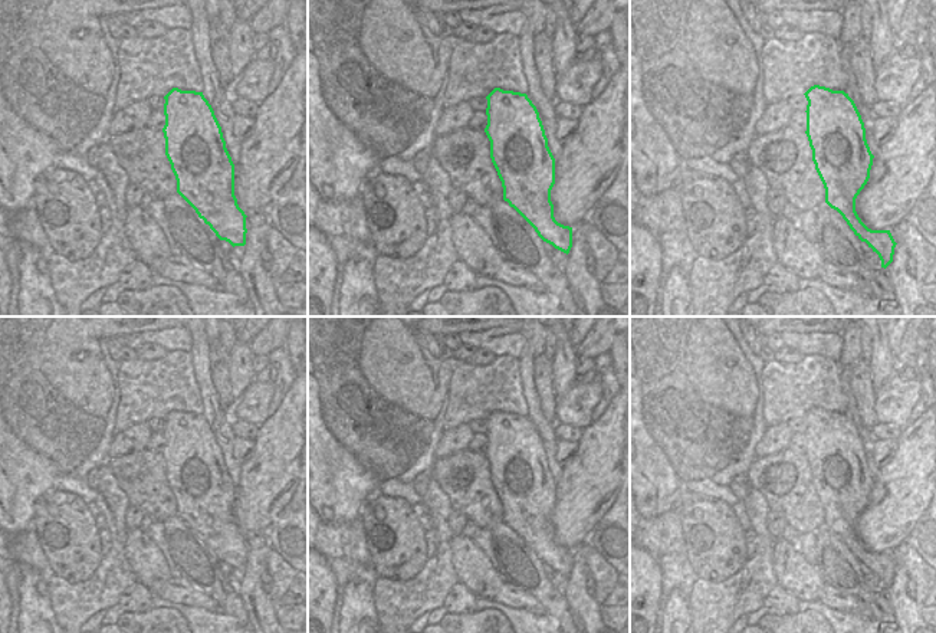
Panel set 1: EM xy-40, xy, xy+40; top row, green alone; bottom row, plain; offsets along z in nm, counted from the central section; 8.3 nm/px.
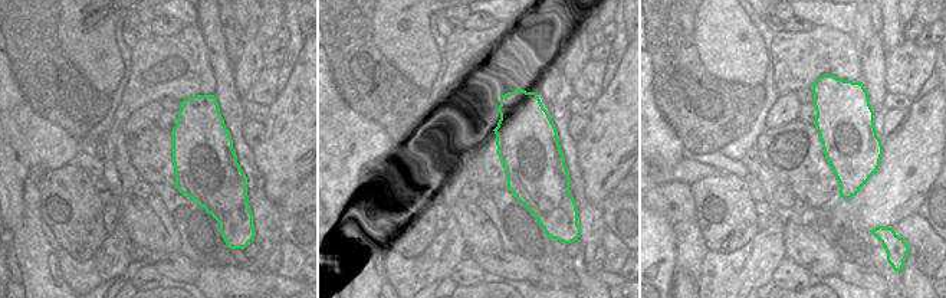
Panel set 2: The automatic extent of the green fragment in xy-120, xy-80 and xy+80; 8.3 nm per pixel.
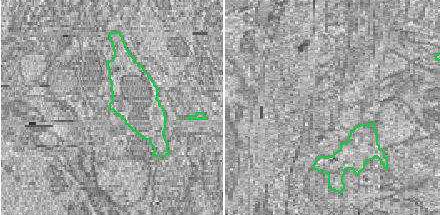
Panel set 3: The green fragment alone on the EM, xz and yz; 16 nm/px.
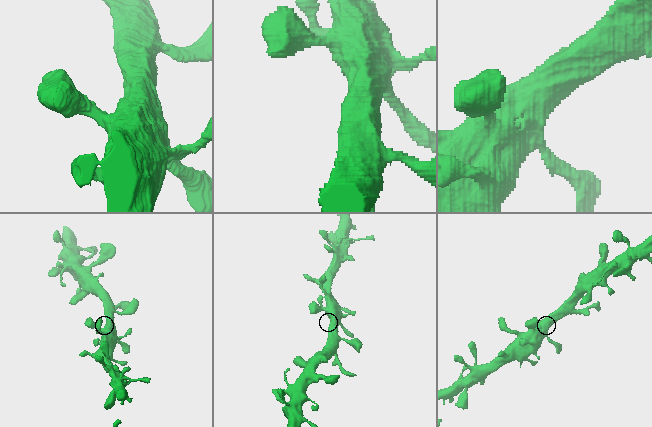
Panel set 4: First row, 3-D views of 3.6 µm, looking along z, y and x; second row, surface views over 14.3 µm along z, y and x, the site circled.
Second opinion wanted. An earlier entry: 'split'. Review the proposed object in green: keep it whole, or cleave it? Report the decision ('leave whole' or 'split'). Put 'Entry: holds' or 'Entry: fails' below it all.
leave whole
Entry: fails

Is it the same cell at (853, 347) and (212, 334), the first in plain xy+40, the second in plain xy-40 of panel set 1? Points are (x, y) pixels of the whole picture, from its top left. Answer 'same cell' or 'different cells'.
same cell

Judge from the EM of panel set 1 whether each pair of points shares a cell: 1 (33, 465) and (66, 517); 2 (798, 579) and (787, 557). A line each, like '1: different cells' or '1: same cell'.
1: different cells
2: same cell

